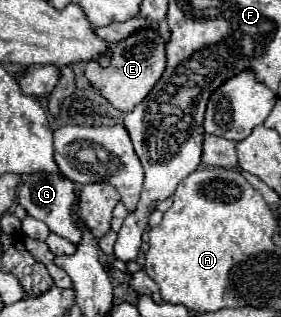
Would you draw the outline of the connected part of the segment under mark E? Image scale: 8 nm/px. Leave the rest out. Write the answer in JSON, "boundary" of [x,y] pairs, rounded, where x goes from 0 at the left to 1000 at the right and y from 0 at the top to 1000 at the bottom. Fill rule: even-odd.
{"boundary":[[[555,82],[534,88],[505,88],[484,95],[477,107],[463,107],[456,120],[384,139],[384,158],[399,164],[399,196],[391,208],[356,208],[342,189],[320,189],[306,202],[306,246],[320,252],[320,265],[363,290],[370,309],[391,315],[391,328],[420,347],[463,353],[484,328],[498,328],[534,284],[548,278],[548,265],[569,252],[584,215],[591,215],[591,164],[584,164],[584,126],[562,101]]]}

